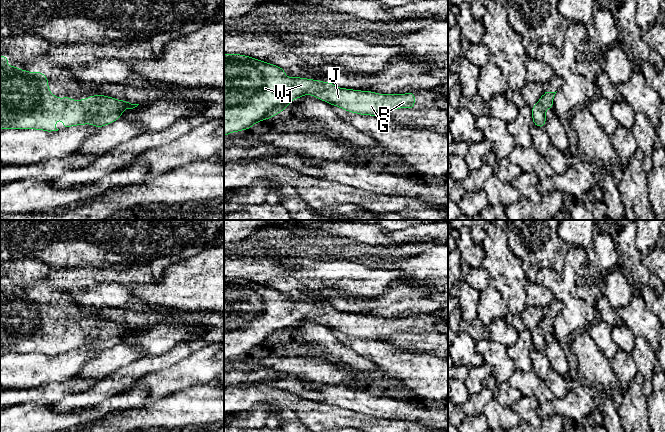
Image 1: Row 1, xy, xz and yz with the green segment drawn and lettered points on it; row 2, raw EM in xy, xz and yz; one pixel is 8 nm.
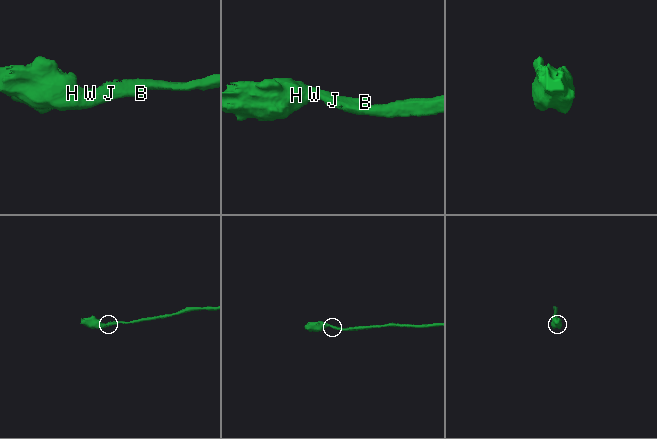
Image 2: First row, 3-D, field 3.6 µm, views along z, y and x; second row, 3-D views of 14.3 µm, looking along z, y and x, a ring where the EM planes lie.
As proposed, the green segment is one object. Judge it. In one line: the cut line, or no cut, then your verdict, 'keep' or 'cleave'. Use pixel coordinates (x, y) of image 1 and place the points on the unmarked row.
cut none; keep

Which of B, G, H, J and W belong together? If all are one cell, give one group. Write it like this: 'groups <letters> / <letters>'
groups B G H J W

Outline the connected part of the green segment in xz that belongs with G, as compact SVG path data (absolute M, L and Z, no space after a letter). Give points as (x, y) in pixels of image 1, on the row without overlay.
M224 278L224 361L232 356L249 354L255 347L267 344L288 331L289 327L304 319L313 319L330 329L351 337L384 341L399 332L413 333L414 316L405 318L378 318L336 311L323 306L301 301L286 301L281 291L242 278Z

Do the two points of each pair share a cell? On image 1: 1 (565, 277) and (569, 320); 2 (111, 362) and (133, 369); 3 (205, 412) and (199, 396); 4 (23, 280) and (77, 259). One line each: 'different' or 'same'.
1: same
2: different
3: same
4: different

